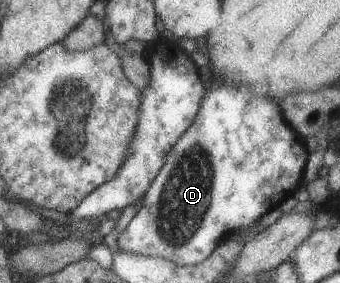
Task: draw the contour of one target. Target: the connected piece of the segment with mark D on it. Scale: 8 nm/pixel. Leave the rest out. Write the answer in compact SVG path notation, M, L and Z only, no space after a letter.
M231 86L211 88L211 90L205 92L205 96L203 96L203 100L200 102L199 110L191 126L175 141L171 150L166 154L163 166L149 185L148 191L144 194L141 209L131 218L124 231L117 236L118 250L139 254L139 256L163 258L178 266L200 264L209 257L209 254L211 254L219 242L227 239L235 231L237 232L257 223L259 217L267 210L271 210L271 208L277 207L283 200L291 198L295 188L305 184L303 174L308 156L309 152L304 140L289 126L289 123L281 114L280 108L277 108L277 104L273 100L267 100L267 98L261 98L261 96L253 96L253 94L247 92L245 86L241 86L237 90L231 88Z

